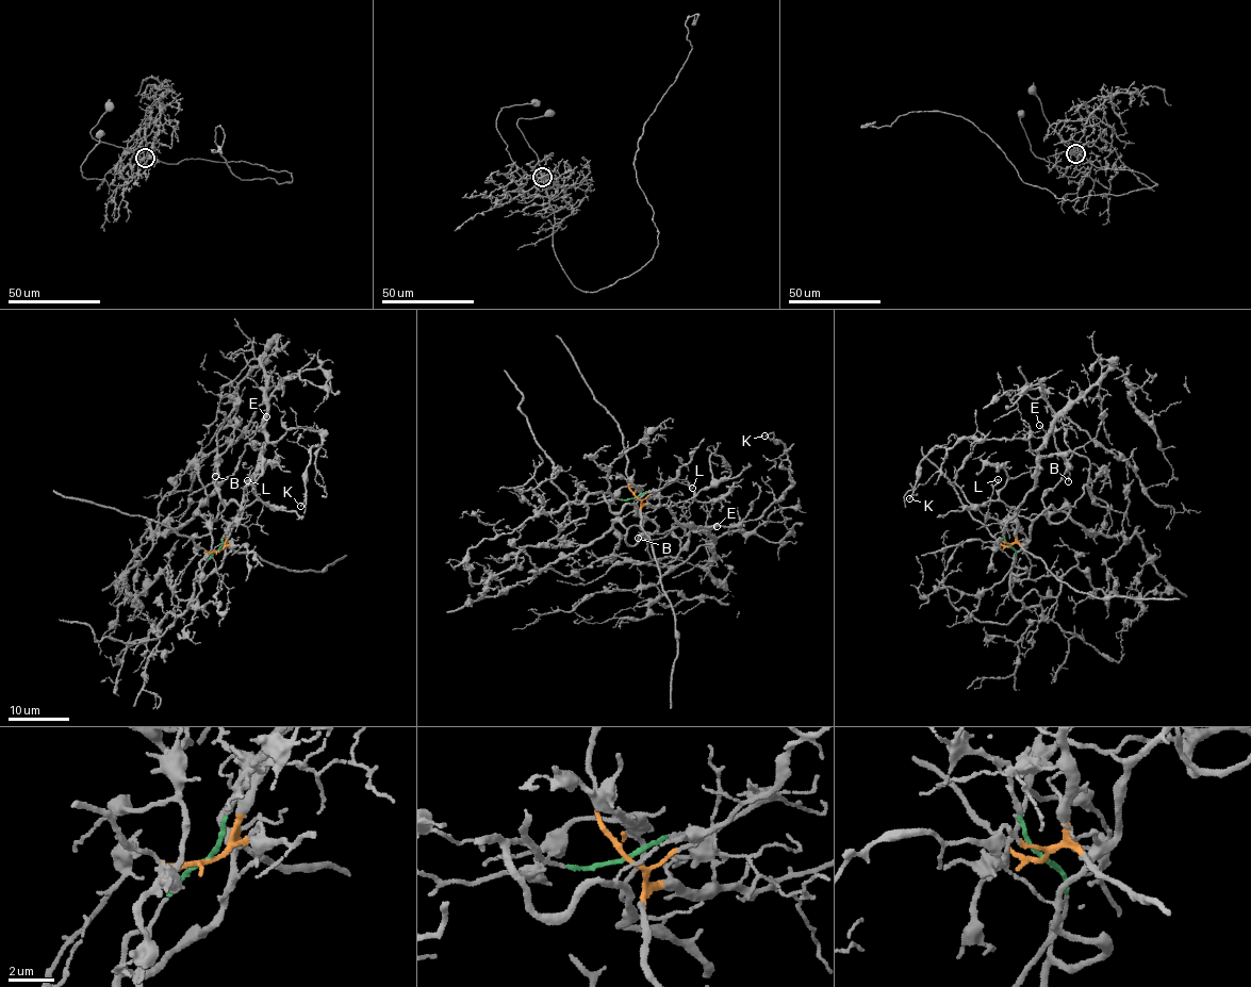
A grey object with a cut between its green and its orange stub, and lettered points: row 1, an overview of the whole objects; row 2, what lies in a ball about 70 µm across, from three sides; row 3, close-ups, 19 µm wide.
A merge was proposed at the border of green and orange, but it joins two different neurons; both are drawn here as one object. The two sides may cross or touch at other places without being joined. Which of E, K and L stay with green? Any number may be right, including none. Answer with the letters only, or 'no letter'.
L

